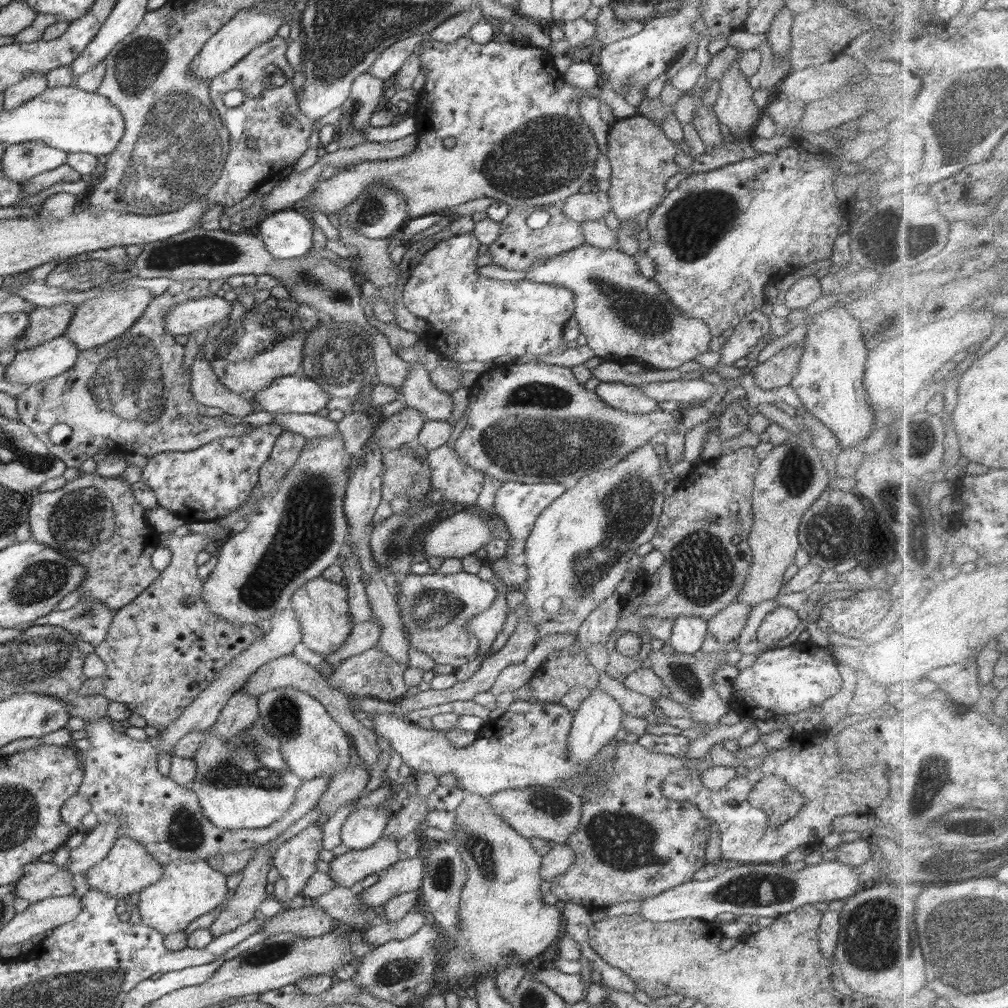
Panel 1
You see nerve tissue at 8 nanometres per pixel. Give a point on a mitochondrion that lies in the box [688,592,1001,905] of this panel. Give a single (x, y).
(932, 774)

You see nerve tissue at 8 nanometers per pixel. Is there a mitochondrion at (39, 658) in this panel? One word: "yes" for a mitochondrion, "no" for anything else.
yes

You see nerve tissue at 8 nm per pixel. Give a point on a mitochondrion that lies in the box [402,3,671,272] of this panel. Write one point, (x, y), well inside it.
(542, 158)

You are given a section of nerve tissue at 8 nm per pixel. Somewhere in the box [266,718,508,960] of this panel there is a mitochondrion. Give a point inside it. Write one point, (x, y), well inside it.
(481, 852)

